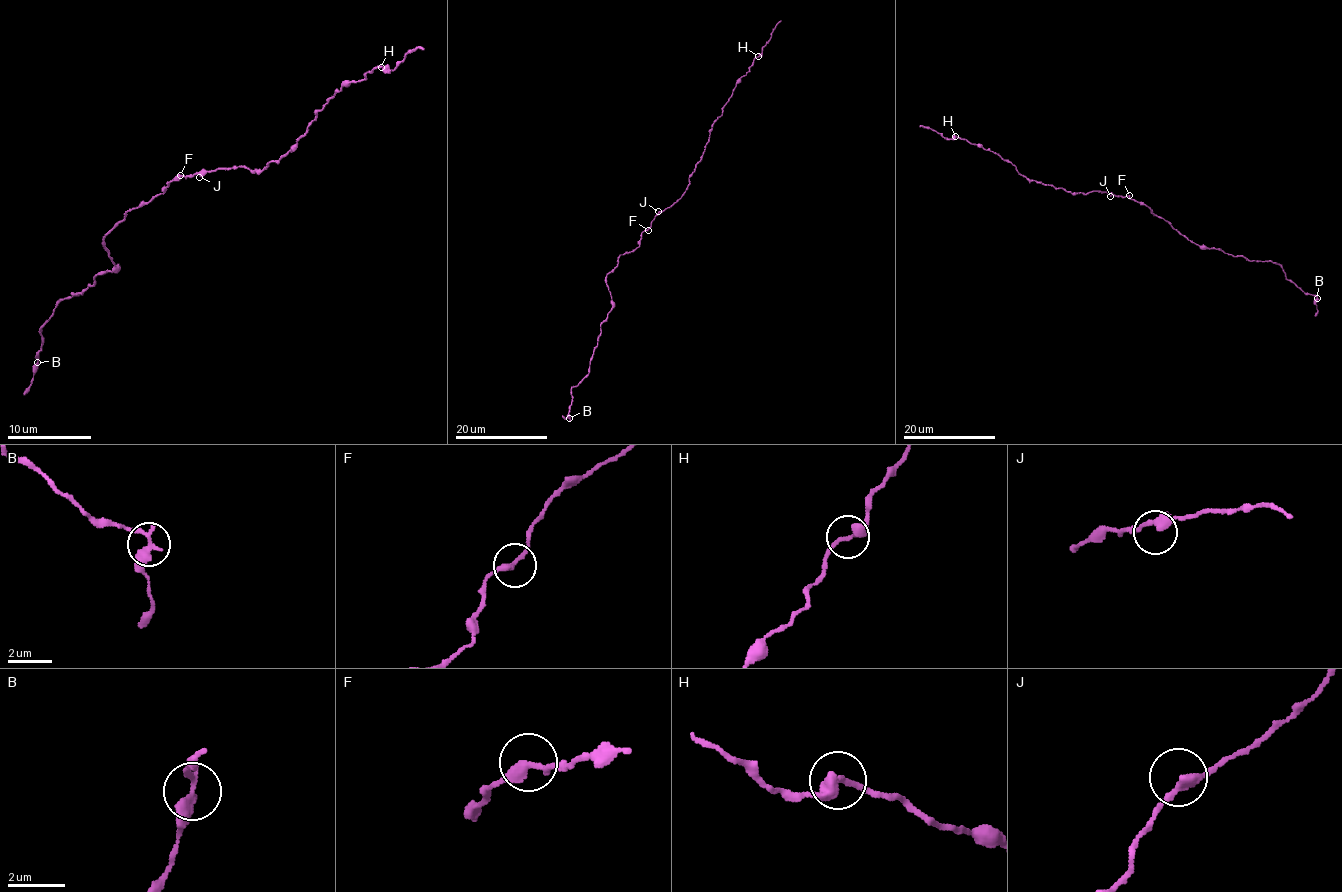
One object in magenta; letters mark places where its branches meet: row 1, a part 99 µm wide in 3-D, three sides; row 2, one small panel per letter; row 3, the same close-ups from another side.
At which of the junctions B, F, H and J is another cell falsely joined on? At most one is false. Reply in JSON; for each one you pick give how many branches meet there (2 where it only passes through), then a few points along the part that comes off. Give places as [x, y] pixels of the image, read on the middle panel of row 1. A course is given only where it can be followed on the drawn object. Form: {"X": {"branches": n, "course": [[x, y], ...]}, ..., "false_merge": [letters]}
{"B": {"branches": 2}, "false_merge": ["B"]}

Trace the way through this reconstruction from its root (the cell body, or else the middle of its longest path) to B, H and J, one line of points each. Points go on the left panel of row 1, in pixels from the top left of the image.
B: (180, 177), (132, 208), (104, 238), (115, 270), (100, 272), (94, 284), (58, 303), (41, 327), (37, 362)
H: (180, 177), (239, 166), (252, 172), (263, 170), (292, 149), (315, 113), (343, 86), (360, 82), (381, 67)
J: (180, 177), (199, 177)

